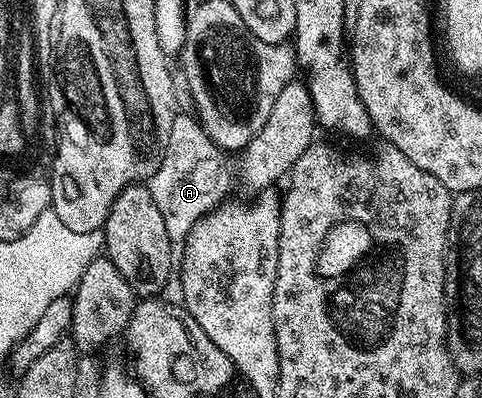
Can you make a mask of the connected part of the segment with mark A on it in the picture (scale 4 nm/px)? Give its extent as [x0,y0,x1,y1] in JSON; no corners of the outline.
[147,114,235,242]

